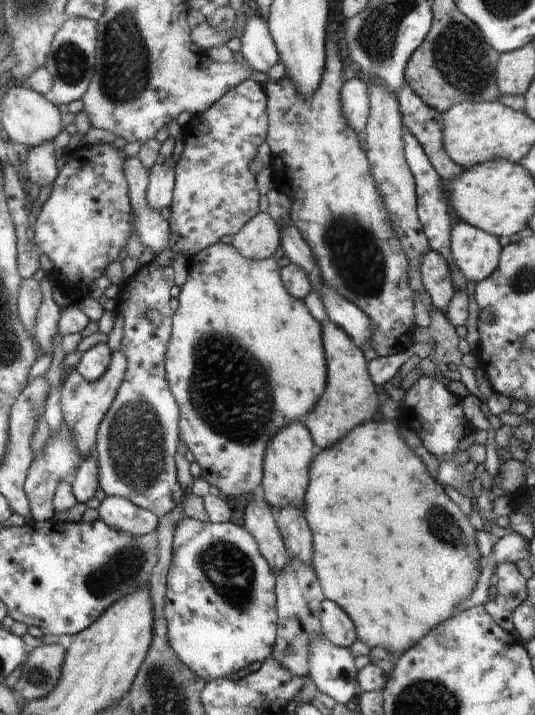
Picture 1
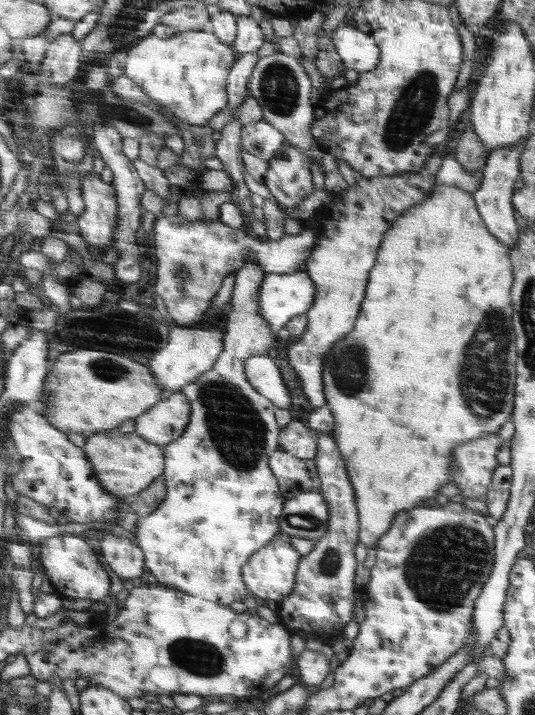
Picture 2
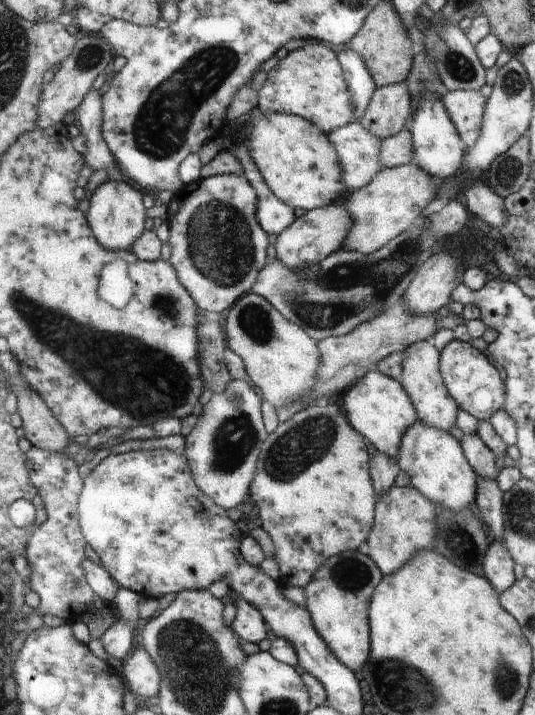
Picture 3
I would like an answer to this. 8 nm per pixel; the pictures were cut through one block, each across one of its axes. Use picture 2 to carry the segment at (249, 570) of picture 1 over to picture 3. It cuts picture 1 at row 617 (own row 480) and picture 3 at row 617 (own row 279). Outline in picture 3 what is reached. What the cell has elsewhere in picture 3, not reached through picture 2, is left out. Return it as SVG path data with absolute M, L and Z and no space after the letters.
M237 598L236 602L238 616L233 628L242 637L242 640L248 640L248 642L255 642L256 644L262 642L268 634L265 618L262 618L260 612L246 600Z

